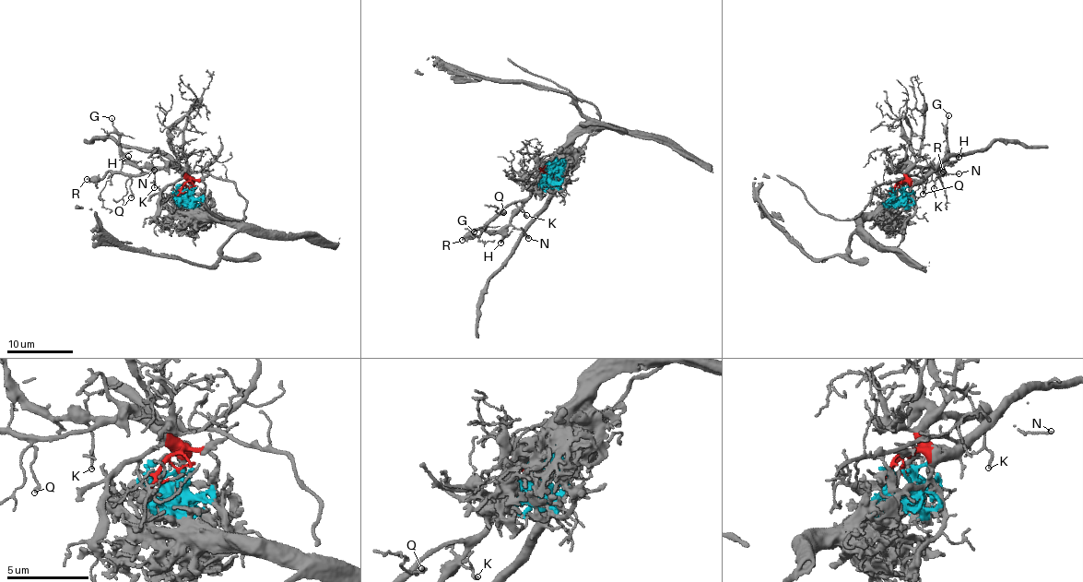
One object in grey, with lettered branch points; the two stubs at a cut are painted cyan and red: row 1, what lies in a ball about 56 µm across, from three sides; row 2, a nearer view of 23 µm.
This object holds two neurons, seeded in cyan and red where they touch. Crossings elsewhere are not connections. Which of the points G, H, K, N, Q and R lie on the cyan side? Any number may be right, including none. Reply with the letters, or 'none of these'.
none of these

